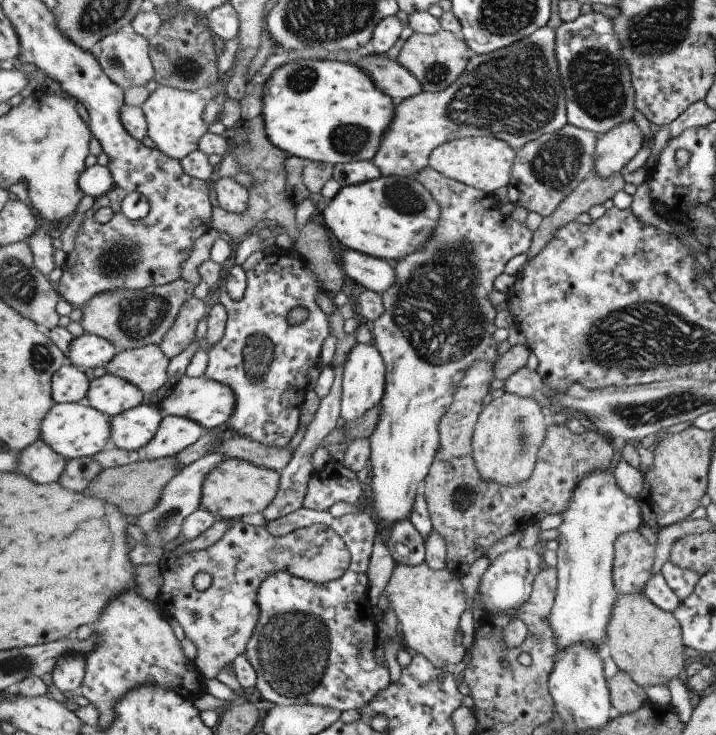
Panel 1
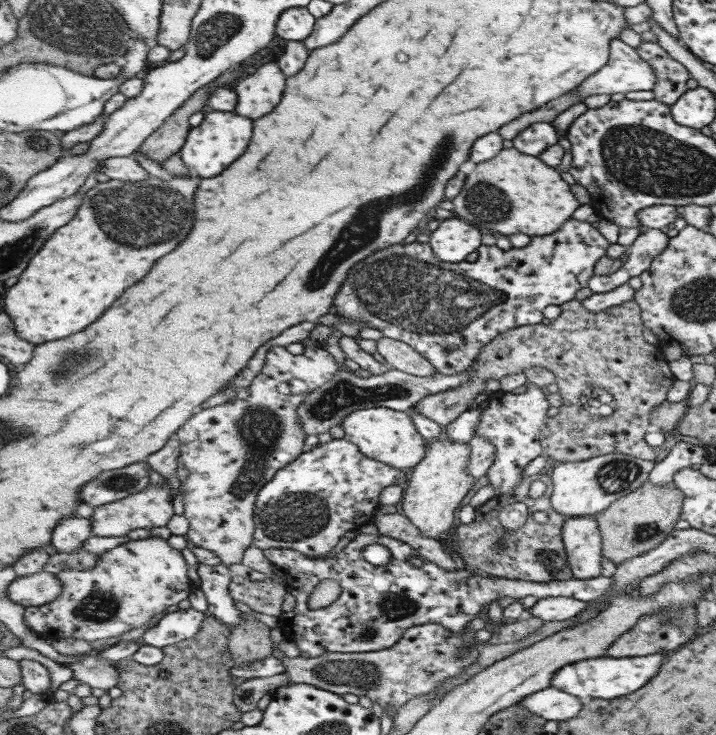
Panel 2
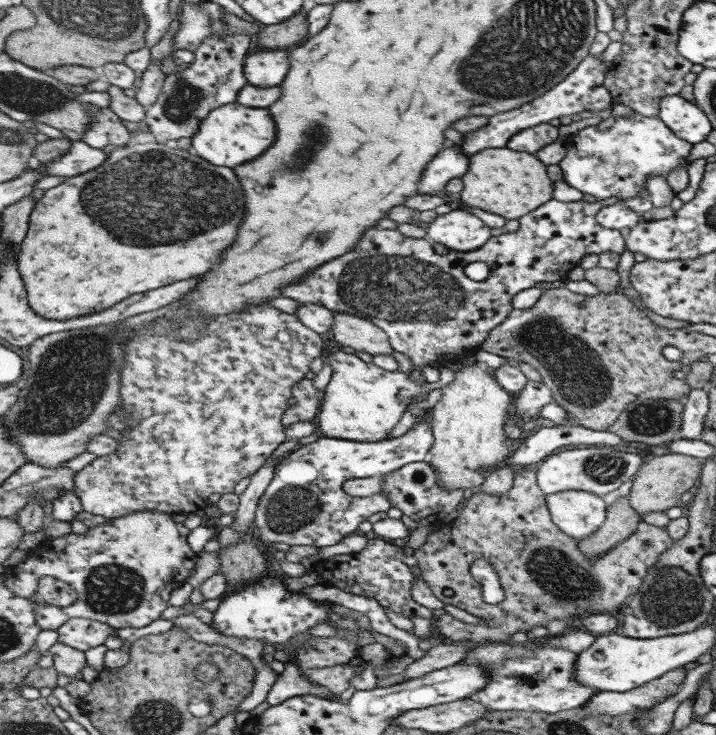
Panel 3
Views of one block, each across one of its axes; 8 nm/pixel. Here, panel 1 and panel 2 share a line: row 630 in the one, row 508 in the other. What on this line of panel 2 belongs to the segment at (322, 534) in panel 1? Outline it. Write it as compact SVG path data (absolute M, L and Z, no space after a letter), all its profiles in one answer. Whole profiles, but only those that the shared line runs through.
M323 343L304 346L305 349L300 355L293 355L285 346L273 346L267 351L266 359L263 368L259 374L251 382L248 392L249 396L245 400L233 399L221 406L215 406L206 410L199 411L182 426L177 432L177 437L180 439L180 449L182 452L181 459L188 471L187 479L182 483L181 488L184 490L183 504L184 515L190 520L190 529L186 536L192 547L203 547L216 552L221 558L225 566L229 564L239 564L245 557L246 550L254 545L255 531L257 523L255 522L255 509L258 502L258 494L262 488L273 480L273 477L278 473L278 470L290 465L295 459L298 459L305 453L305 436L306 430L302 427L301 418L299 418L299 406L303 406L306 398L313 394L319 388L323 388L337 377L340 371L340 365L337 358L323 346Z

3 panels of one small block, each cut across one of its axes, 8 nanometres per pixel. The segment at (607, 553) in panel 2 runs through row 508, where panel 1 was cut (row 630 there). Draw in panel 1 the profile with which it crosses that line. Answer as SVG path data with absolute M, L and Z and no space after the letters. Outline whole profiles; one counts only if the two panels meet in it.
M643 593L618 595L609 624L609 640L605 644L619 671L626 672L639 686L662 684L672 676L683 677L685 656L678 619L657 608Z

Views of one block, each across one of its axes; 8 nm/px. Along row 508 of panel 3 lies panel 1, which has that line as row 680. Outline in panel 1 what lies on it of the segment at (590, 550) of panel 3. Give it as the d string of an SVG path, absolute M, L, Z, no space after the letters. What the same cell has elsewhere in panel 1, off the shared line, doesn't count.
M617 671L609 679L610 693L616 713L625 714L637 710L646 700L646 692L626 672Z

